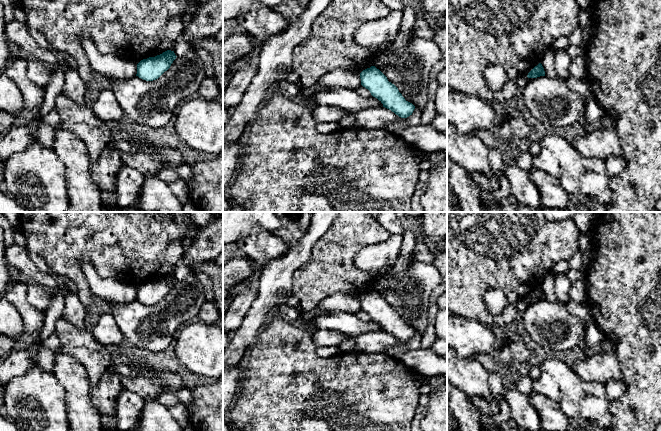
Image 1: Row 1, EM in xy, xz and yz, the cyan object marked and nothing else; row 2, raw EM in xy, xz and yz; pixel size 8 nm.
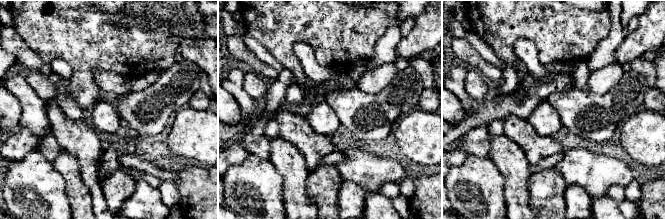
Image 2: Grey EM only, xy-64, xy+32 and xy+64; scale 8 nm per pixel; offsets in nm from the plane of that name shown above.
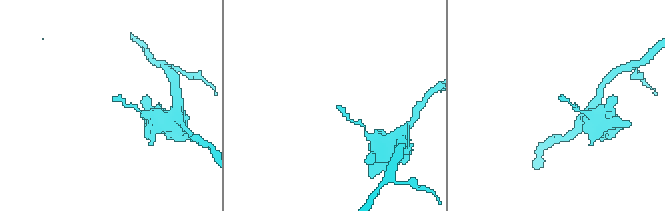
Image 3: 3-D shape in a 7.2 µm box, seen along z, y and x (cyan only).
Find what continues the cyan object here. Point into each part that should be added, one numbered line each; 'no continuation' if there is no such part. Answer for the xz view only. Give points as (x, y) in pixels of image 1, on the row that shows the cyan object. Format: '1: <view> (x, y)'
no continuation

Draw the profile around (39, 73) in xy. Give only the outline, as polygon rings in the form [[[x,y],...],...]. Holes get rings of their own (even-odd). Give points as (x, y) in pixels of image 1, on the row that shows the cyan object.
[[[30,57],[28,59],[26,73],[32,83],[45,88],[53,77],[54,69],[55,67],[47,66],[43,62]]]

